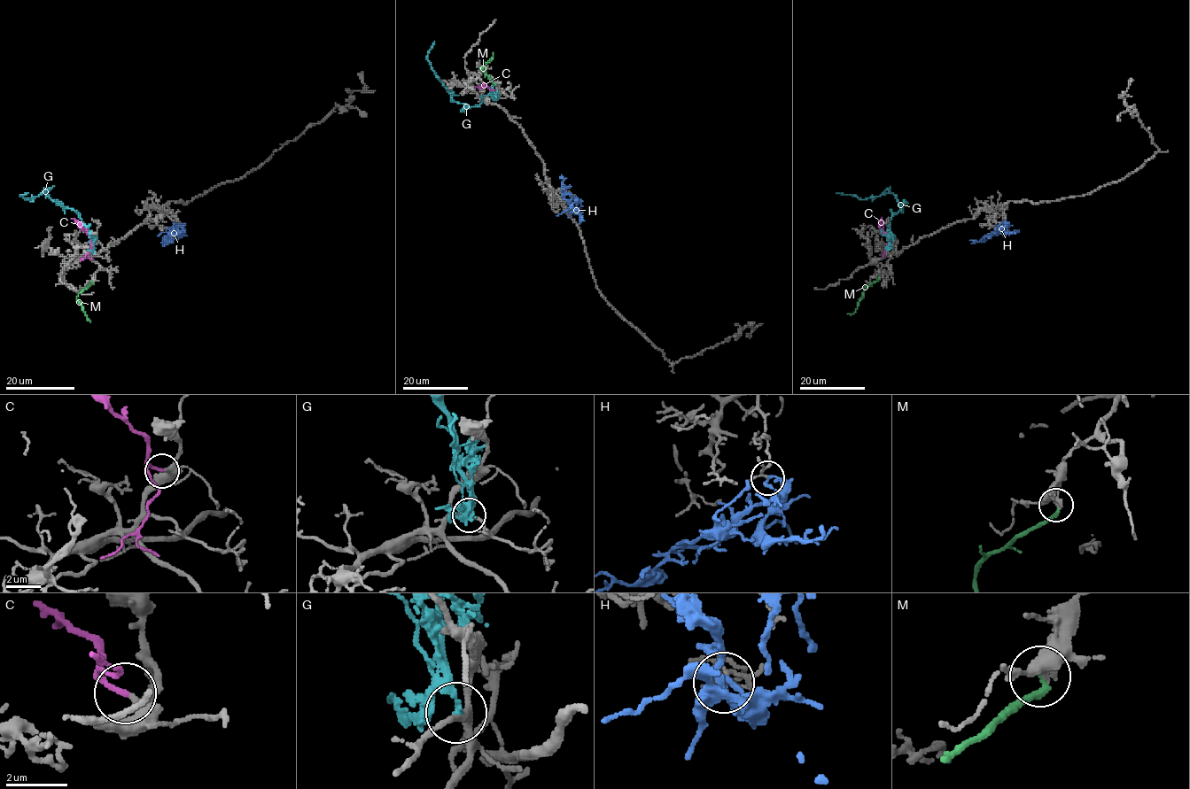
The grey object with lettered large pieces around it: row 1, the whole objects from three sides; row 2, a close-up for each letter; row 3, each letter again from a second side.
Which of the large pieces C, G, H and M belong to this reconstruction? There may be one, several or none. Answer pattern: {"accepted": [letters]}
{"accepted": ["C"]}

